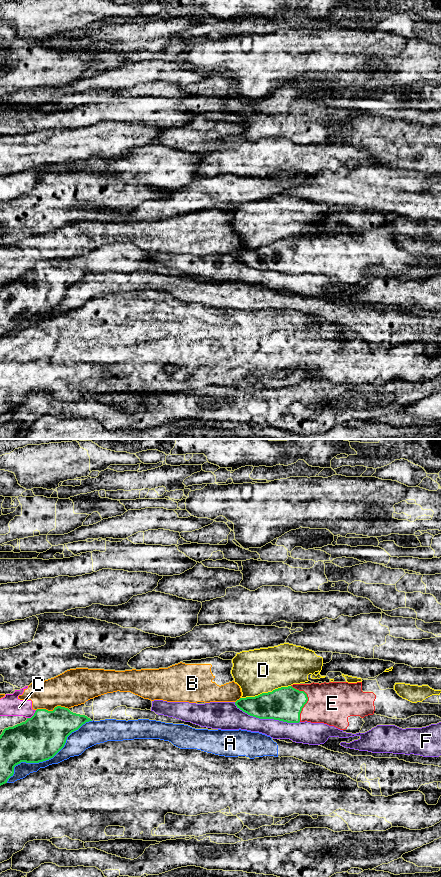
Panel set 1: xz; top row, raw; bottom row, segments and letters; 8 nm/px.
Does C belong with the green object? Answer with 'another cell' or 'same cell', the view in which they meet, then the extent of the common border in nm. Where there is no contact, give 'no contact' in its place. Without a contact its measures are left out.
another cell | xz | 100 nm

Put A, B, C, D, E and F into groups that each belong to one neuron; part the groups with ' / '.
A / B C / D / E / F

